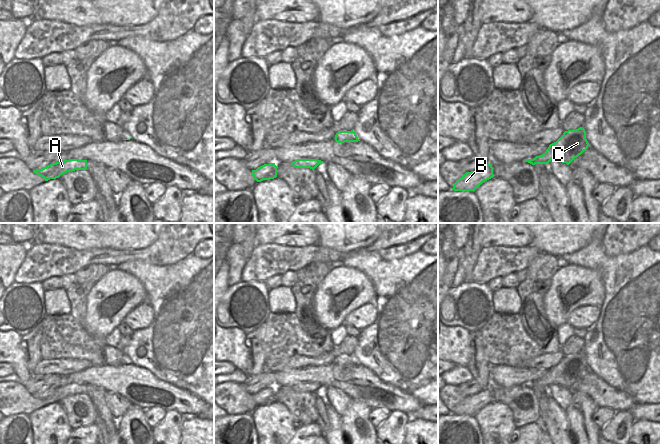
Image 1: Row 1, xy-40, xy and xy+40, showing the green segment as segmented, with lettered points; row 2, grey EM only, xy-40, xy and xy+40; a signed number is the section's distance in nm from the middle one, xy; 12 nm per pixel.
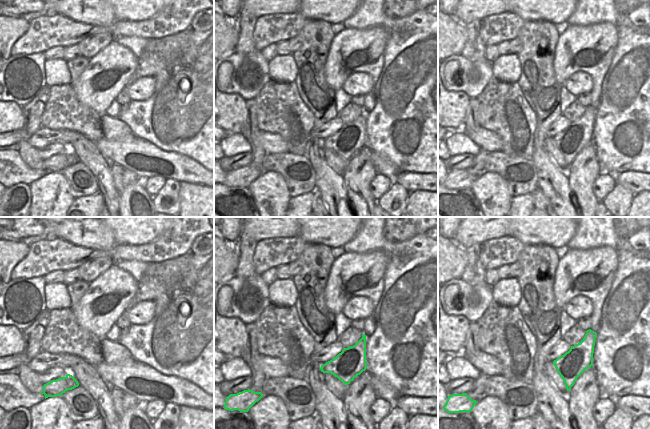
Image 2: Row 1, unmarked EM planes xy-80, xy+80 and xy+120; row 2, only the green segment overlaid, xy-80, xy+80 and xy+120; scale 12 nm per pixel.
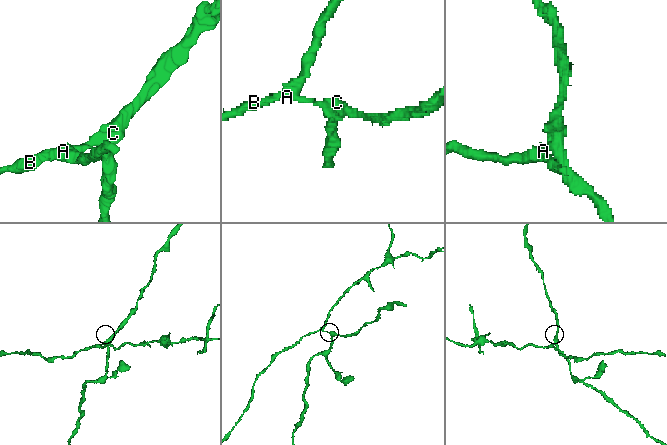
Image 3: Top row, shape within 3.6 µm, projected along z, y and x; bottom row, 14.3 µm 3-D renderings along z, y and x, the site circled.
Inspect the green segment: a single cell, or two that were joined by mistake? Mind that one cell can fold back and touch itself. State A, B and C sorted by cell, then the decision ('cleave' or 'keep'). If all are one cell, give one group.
A B / C | cleave

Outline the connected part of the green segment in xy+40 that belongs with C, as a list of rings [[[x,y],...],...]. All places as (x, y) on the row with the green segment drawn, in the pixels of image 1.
[[[583,127],[568,130],[554,143],[550,144],[546,152],[533,159],[549,164],[551,160],[558,160],[569,165],[575,158],[587,150],[589,143]]]

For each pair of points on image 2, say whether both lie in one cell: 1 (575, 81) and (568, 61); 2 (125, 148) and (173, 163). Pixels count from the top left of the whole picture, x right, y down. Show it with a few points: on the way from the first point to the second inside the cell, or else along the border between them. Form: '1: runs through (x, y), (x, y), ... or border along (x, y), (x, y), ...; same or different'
1: border along (593, 79), (585, 72), (574, 72), (563, 84); different
2: runs through (137, 152), (161, 157); same

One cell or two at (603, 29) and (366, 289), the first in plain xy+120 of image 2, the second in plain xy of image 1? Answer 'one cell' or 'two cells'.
one cell

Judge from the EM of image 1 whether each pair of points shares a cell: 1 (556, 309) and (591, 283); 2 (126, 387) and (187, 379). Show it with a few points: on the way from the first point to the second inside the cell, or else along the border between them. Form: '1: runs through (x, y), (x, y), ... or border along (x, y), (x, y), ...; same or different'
1: runs through (558, 296), (559, 289), (568, 289), (578, 282); same
2: border along (148, 369), (158, 378), (189, 392); different

